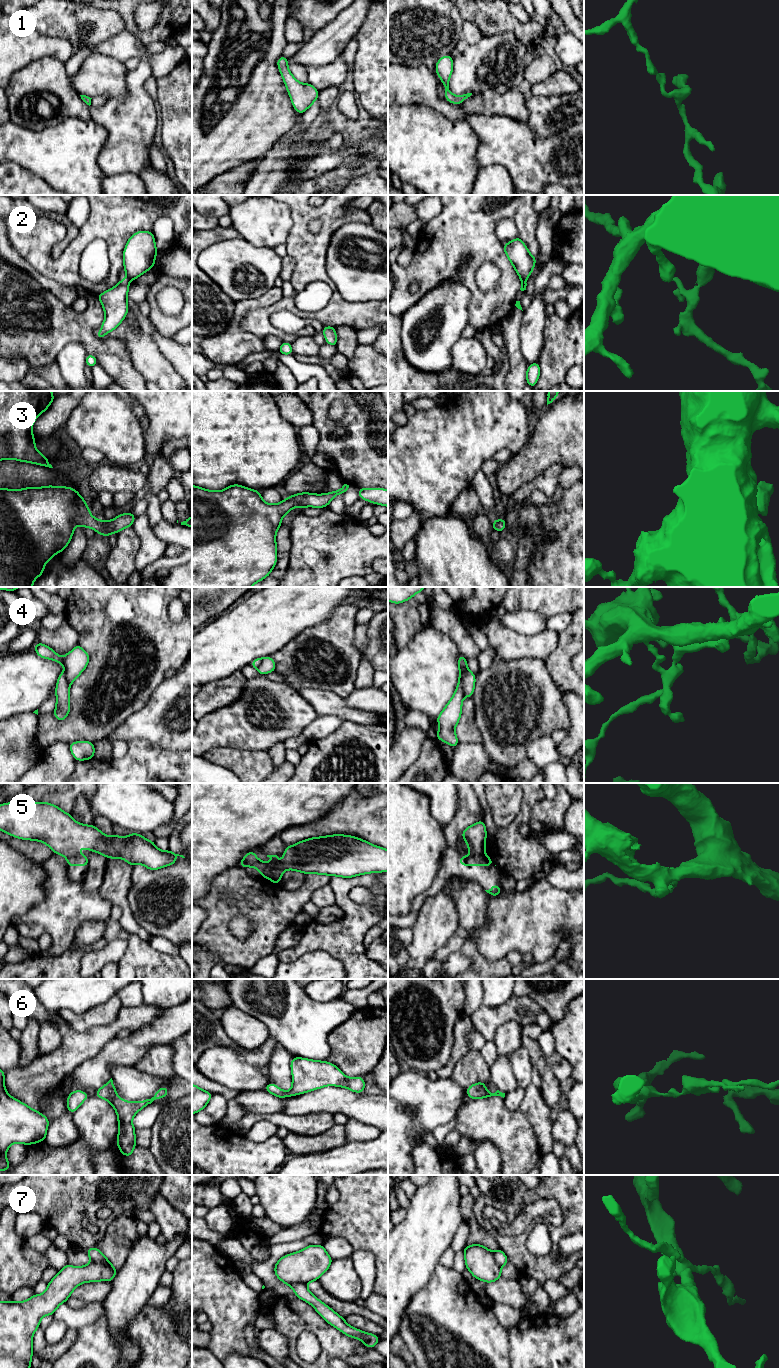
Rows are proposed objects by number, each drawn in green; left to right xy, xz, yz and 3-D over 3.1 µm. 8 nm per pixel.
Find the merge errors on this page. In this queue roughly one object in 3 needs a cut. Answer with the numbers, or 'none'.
2, 4, 5, 7

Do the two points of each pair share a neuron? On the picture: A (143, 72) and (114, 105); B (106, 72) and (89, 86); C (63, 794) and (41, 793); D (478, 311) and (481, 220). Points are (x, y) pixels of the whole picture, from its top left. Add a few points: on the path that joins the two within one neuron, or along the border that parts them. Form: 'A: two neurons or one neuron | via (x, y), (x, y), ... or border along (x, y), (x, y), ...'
A: one neuron | via (135, 82), (135, 93), (124, 104)
B: one neuron | via (102, 75), (93, 82)
C: one neuron | via (58, 793), (46, 793)
D: one neuron | via (473, 288), (470, 267), (476, 257), (476, 243)

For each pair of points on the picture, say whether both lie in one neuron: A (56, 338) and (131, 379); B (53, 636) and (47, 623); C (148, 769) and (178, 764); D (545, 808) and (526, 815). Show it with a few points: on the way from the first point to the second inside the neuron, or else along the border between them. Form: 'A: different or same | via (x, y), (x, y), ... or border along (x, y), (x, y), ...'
A: same | via (75, 336), (85, 336), (112, 360)
B: different | border along (65, 619), (55, 629), (45, 629), (42, 627)
C: same | via (155, 765), (171, 765)
D: different | border along (544, 798), (532, 808), (532, 818)

